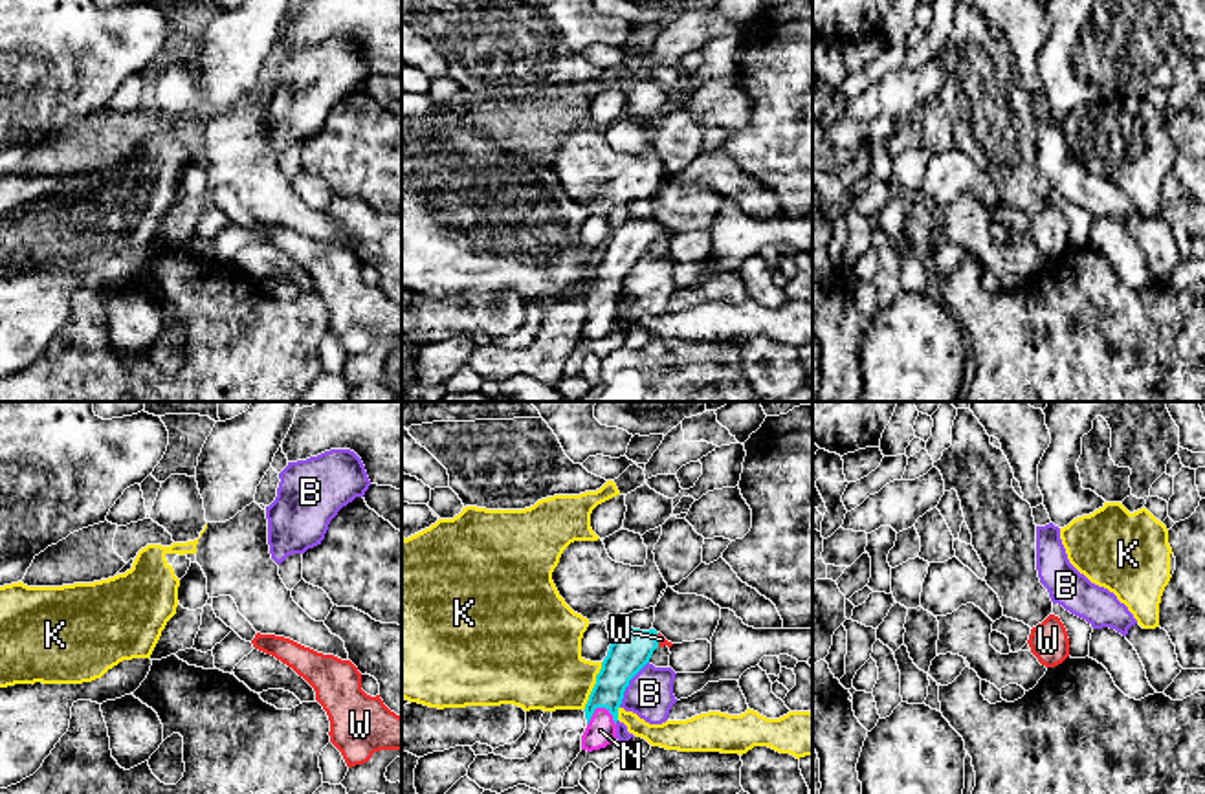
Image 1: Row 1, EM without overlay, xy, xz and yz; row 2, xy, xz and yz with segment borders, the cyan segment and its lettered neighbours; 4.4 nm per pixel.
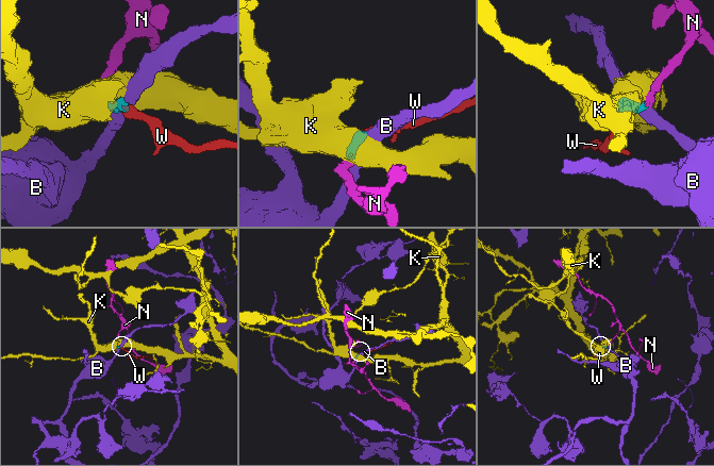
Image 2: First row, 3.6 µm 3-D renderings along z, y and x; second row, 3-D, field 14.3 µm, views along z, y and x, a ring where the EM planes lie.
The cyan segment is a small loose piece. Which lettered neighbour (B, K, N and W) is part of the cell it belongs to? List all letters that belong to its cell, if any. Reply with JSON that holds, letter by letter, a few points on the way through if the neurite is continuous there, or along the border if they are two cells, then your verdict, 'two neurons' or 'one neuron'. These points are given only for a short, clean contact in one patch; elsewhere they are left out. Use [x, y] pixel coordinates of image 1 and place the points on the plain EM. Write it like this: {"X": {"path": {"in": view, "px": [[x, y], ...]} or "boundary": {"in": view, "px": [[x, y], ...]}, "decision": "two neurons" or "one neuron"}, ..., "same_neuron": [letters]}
{"B": {"boundary": {"in": "xz", "px": [[648, 250], [630, 270], [619, 296]]}, "decision": "two neurons"}, "K": {"boundary": {"in": "xz", "px": [[602, 252], [584, 299]]}, "decision": "two neurons"}, "N": {"path": {"in": "xz", "px": [[626, 246], [598, 296], [600, 319]]}, "decision": "one neuron"}, "W": {"path": {"in": "xz", "px": [[631, 241], [655, 230], [661, 228]]}, "decision": "one neuron"}, "same_neuron": ["N", "W"]}

